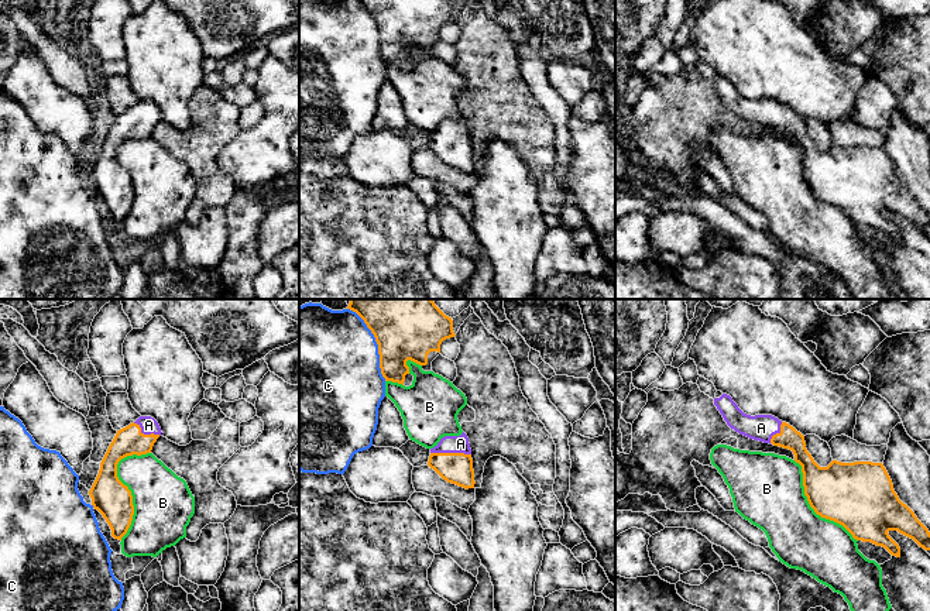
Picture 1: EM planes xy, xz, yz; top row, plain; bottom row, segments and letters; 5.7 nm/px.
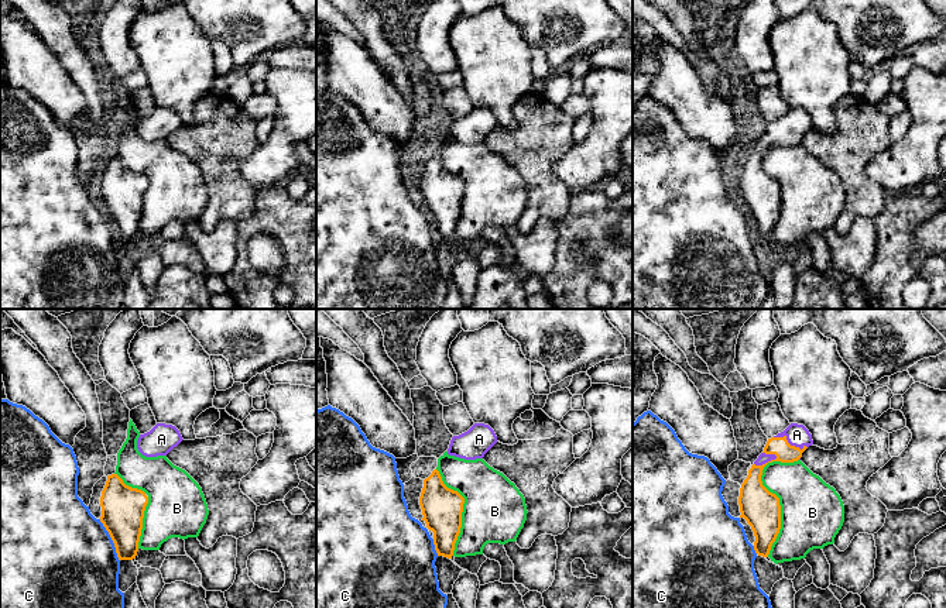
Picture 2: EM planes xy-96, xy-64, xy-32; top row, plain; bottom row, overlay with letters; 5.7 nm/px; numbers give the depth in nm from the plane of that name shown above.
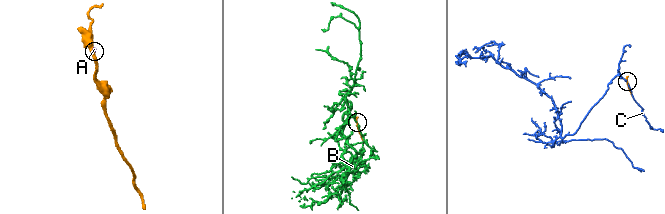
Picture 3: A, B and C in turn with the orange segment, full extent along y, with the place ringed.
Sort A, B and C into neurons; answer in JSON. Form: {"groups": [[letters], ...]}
{"groups": [["A"], ["B"], ["C"]]}

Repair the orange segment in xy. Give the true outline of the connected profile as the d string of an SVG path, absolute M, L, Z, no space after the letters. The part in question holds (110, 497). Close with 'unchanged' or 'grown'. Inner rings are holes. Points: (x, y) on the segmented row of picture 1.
M140 416L135 422L117 430L102 463L99 474L89 491L92 505L111 529L111 536L121 540L127 533L133 515L133 495L117 477L117 464L127 456L151 453L161 436L158 422L151 416Z | grown

